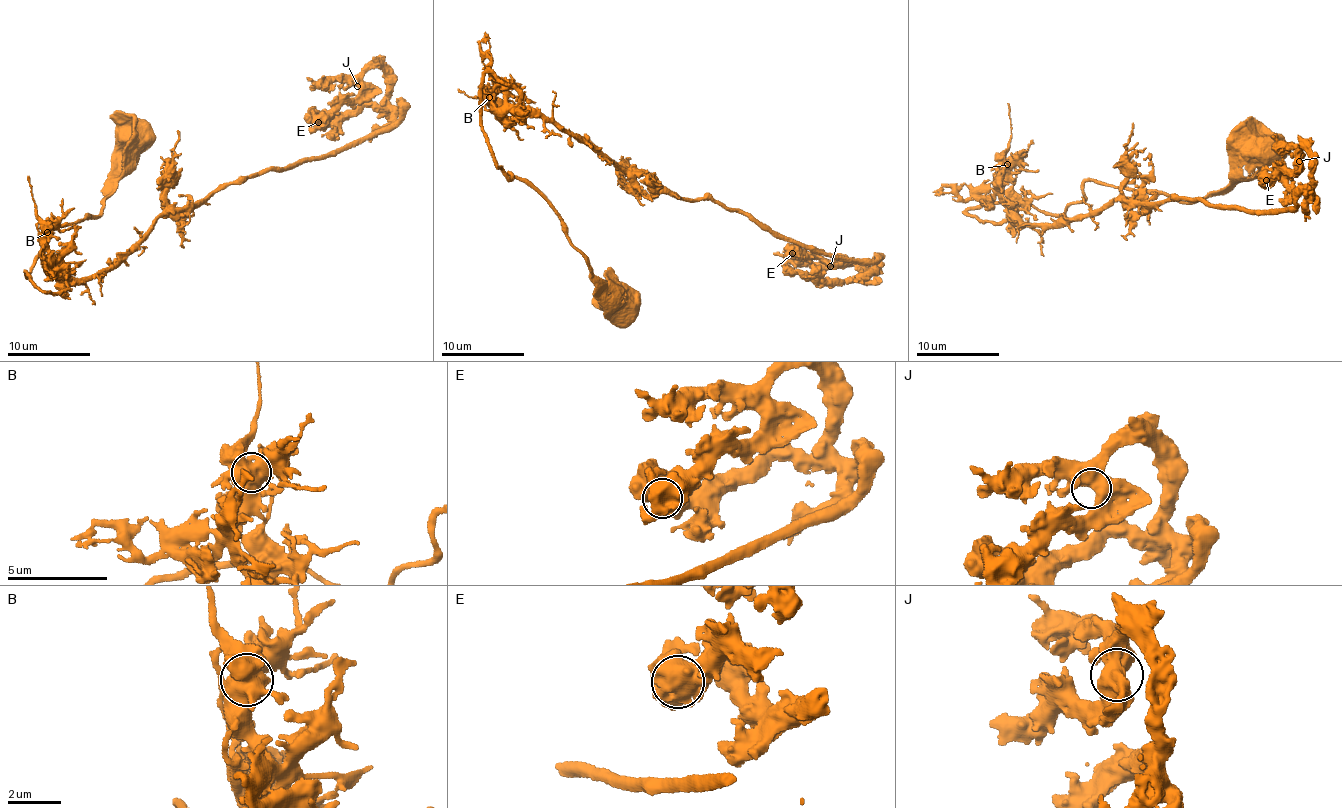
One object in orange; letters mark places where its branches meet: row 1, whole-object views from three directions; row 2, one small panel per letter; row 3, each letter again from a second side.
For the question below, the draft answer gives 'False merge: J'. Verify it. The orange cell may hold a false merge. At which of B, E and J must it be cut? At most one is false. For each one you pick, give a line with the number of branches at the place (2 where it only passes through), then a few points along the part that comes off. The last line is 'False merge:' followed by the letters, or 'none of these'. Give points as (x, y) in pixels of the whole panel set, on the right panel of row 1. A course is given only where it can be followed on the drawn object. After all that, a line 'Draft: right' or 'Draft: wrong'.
False merge: none of these
Draft: wrong

